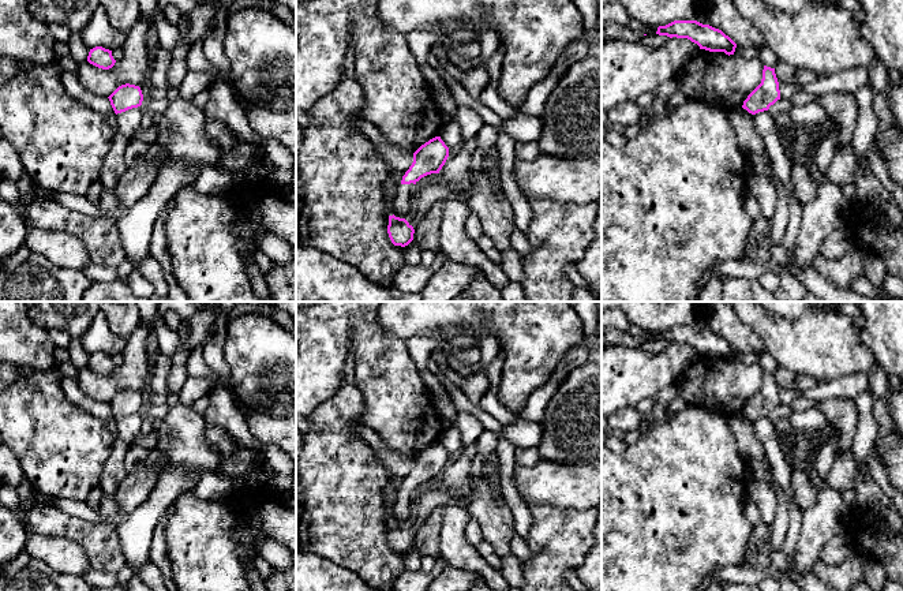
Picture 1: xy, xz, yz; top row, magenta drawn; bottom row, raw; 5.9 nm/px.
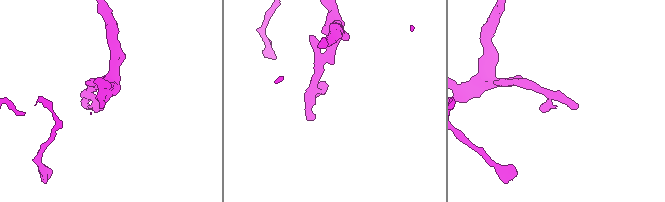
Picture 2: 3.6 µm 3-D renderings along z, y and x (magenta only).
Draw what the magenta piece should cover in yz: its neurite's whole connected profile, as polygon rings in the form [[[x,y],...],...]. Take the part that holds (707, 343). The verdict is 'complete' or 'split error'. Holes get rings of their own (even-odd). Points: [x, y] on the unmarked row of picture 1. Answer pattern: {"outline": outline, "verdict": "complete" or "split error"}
{"outline": [[[674,326],[666,332],[659,332],[656,340],[670,344],[687,344],[700,355],[724,358],[728,362],[734,360],[737,354],[737,349],[722,336],[697,326]]], "verdict": "complete"}

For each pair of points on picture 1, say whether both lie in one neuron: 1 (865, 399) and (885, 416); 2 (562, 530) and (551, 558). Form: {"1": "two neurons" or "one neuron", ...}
{"1": "two neurons", "2": "one neuron"}

